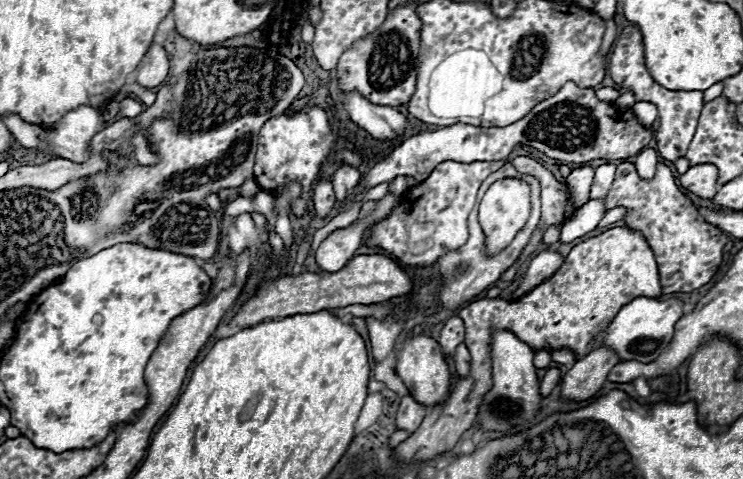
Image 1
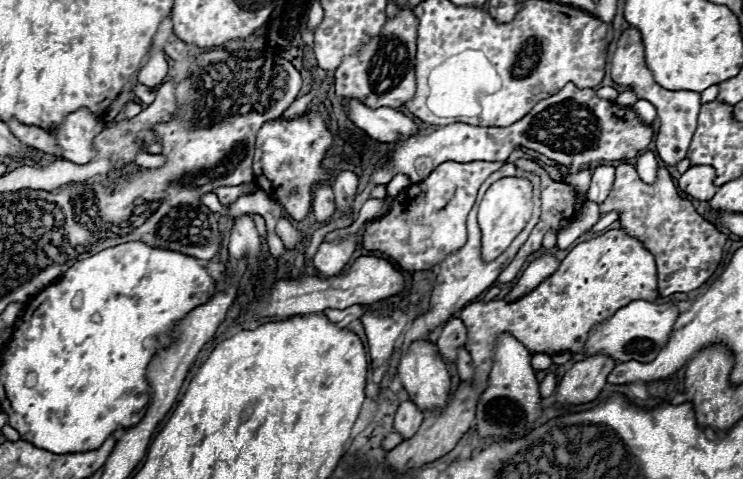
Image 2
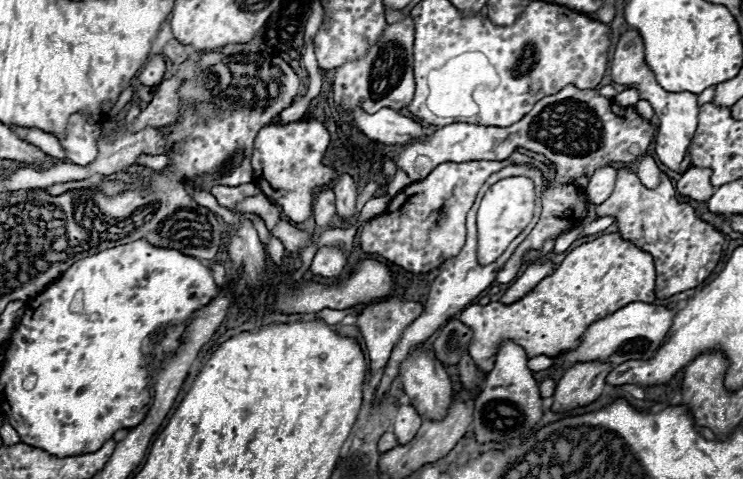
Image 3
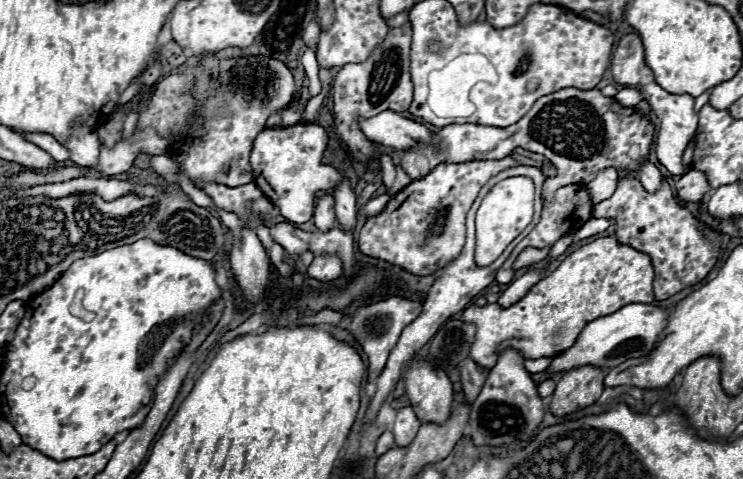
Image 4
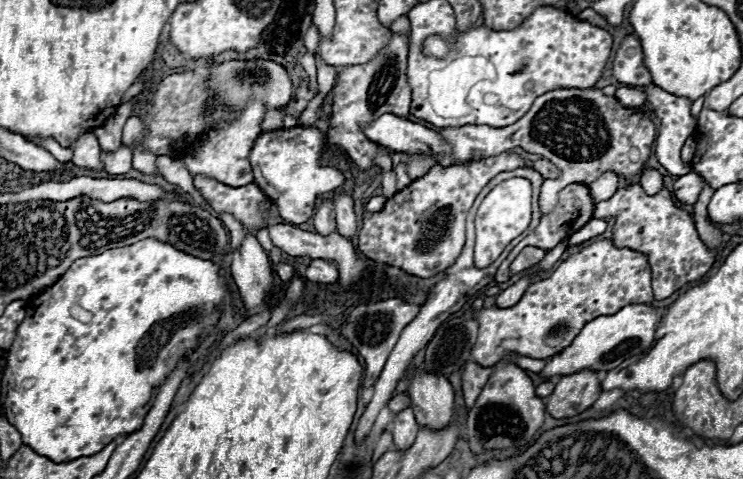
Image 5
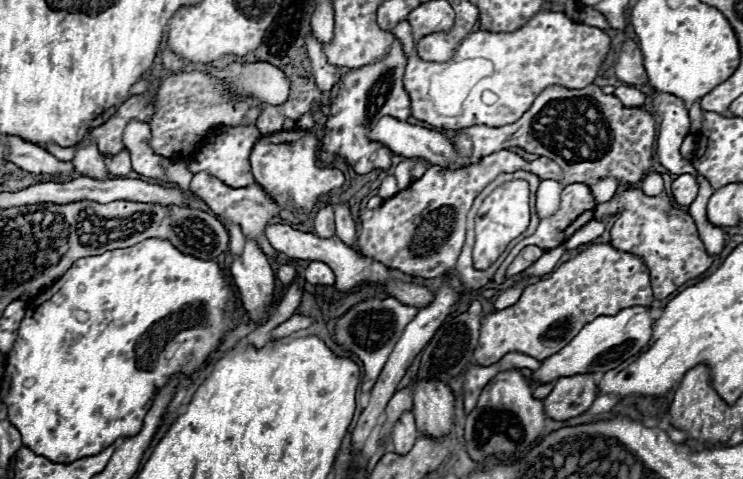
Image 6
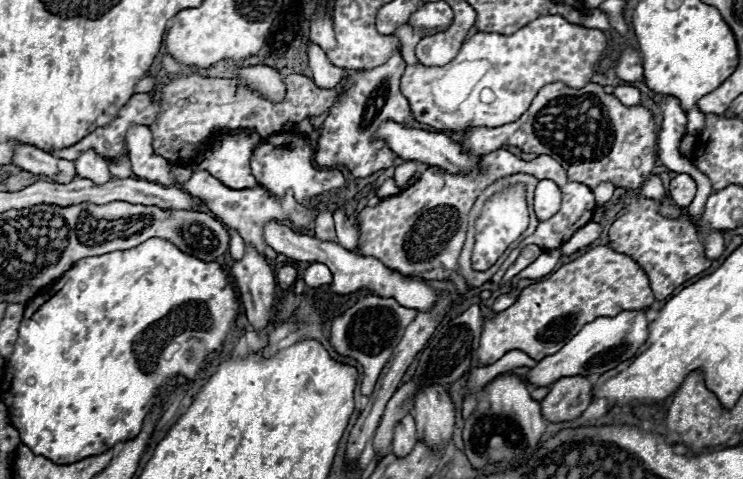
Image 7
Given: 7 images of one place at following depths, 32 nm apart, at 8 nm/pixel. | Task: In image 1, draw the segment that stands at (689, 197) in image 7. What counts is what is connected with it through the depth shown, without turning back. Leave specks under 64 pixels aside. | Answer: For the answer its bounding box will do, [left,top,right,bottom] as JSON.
[680,164,718,200]

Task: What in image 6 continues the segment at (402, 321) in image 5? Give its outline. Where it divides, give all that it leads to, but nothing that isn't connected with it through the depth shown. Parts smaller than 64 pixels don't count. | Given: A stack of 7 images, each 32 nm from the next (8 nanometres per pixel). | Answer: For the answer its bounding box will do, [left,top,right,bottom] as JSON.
[336,298,420,392]

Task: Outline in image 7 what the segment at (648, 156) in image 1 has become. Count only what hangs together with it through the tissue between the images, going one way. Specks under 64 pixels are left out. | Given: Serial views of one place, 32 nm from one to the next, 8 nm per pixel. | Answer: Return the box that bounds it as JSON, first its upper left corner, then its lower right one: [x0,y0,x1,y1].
[640,174,666,200]

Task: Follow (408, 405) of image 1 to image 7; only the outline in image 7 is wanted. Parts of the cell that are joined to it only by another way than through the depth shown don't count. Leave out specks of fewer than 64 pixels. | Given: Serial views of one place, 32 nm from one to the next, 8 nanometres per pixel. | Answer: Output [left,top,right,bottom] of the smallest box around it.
[392,414,418,456]

